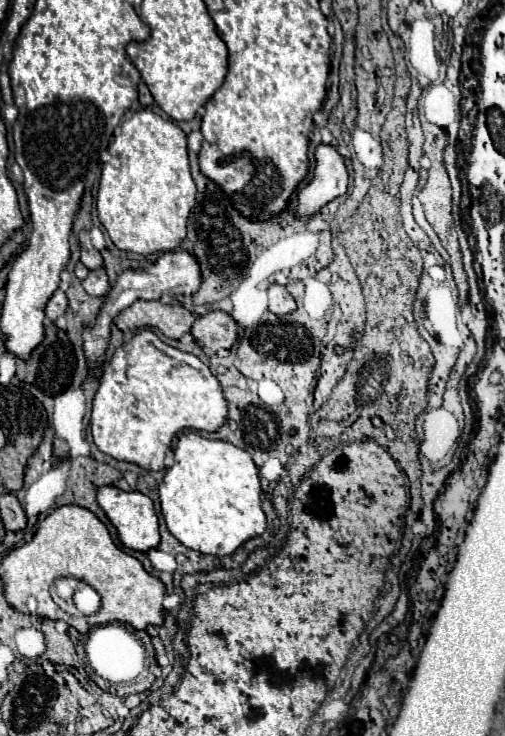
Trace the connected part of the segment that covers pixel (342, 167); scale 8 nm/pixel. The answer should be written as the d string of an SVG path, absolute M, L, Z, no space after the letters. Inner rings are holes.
M318 145L318 163L312 181L298 191L298 217L314 215L328 201L346 193L348 169L334 145Z

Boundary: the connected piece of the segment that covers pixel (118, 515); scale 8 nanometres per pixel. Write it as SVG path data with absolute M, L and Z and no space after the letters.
M114 485L110 487L104 487L100 489L98 493L98 503L100 507L106 511L106 515L110 517L112 525L116 527L118 531L118 537L120 541L124 543L124 547L132 549L132 551L150 551L150 549L156 549L158 543L160 543L160 531L158 531L158 517L156 517L156 509L154 509L154 503L148 495L140 493L140 491L122 491Z

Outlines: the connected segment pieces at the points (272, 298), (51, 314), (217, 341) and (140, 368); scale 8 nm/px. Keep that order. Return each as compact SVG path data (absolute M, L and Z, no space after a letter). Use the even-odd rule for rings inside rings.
M270 285L268 289L268 309L274 315L288 315L292 311L296 311L296 303L294 297L288 293L288 289L284 285Z
M58 289L58 291L50 297L50 301L48 301L48 305L46 305L46 317L54 321L56 317L60 317L60 315L66 313L66 307L68 307L66 293L64 293L62 289Z
M210 311L194 321L192 335L202 347L212 347L214 351L230 349L238 337L238 325L230 313Z
M142 329L112 355L100 377L92 405L92 435L102 453L162 471L174 437L184 429L218 431L228 419L228 401L220 381L196 355L166 345L150 329Z

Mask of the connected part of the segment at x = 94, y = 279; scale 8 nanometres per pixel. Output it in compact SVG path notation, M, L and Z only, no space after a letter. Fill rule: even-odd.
M98 269L98 271L90 271L88 277L82 281L84 289L88 295L96 295L96 297L104 297L110 289L110 283L108 283L108 275L106 275L106 269Z

